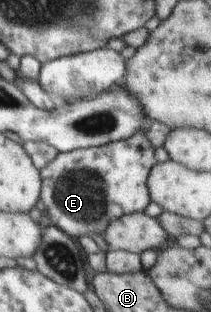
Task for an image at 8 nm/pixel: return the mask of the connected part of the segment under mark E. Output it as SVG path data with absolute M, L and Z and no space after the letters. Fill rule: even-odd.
M138 131L124 141L114 141L102 147L80 148L69 152L58 152L41 173L41 207L48 210L50 221L78 242L82 236L92 237L94 233L104 233L110 221L128 214L142 213L151 202L146 185L150 170L156 164L156 148L148 141L146 132Z

